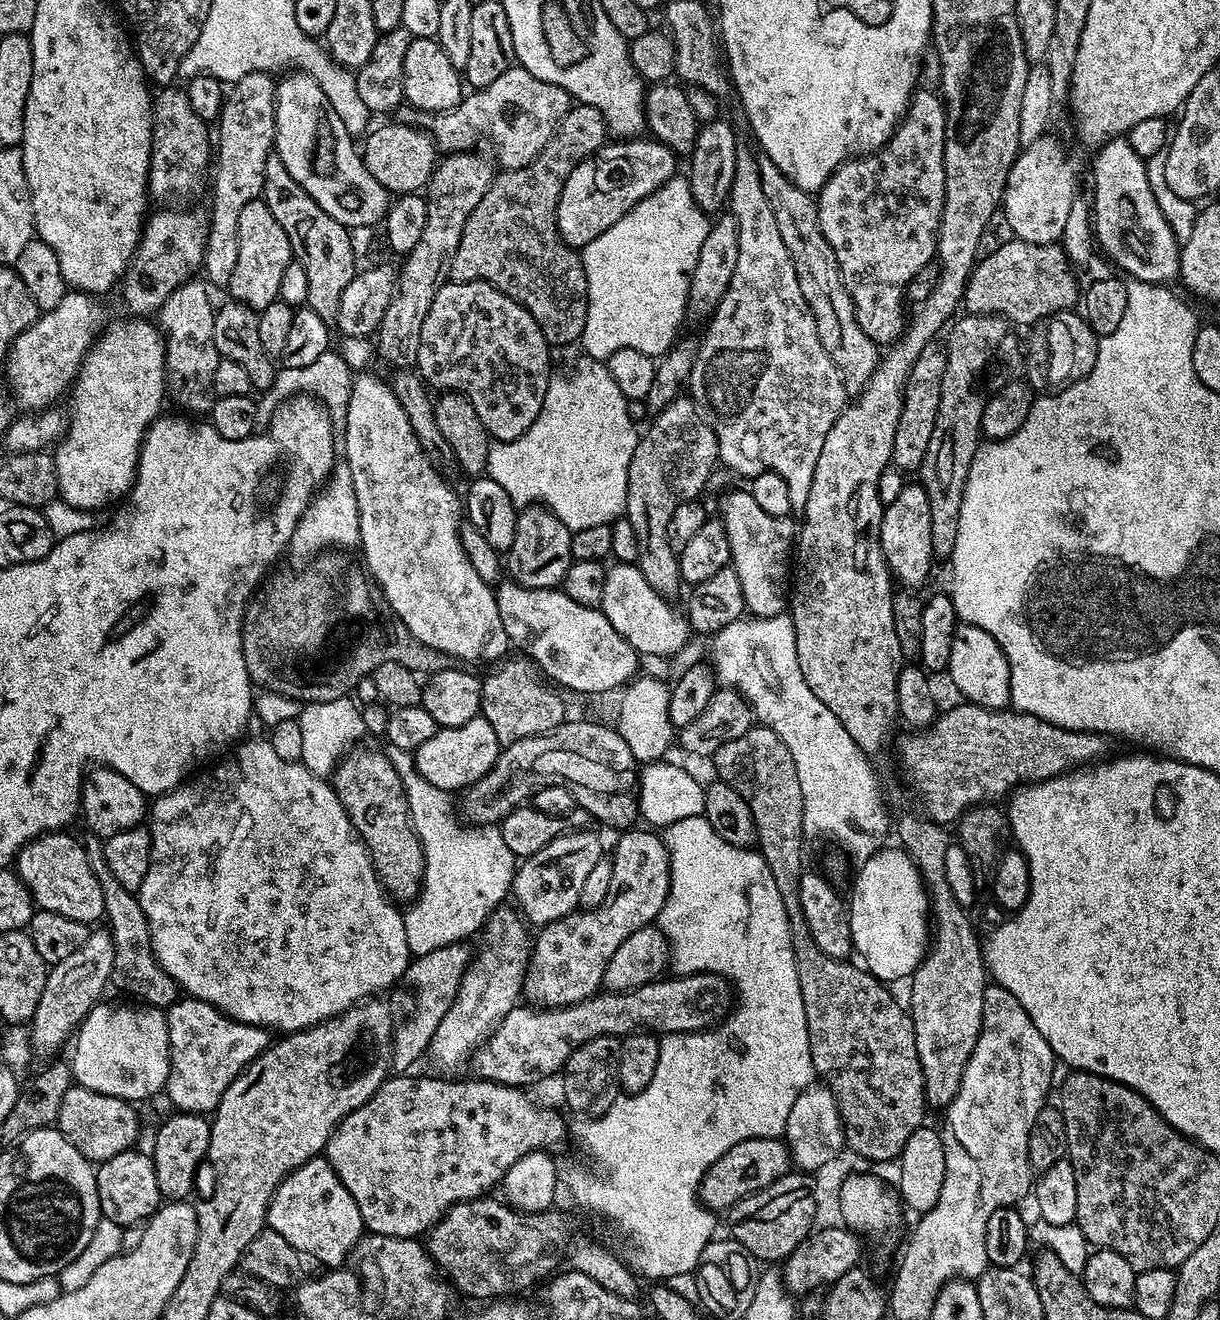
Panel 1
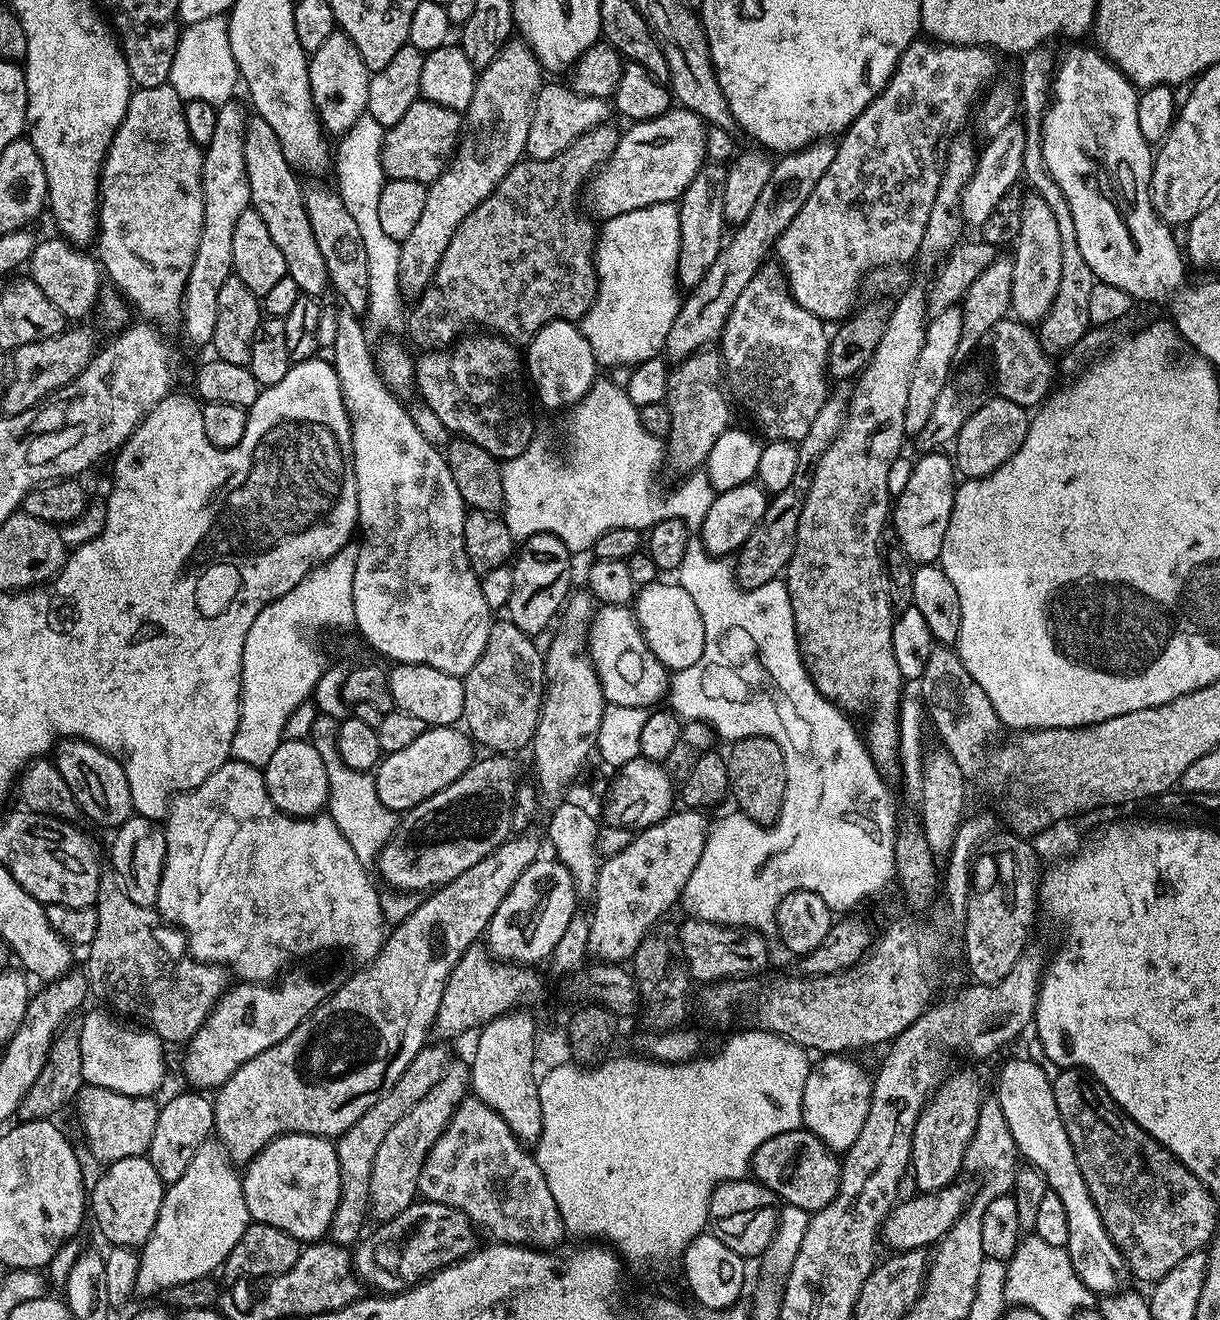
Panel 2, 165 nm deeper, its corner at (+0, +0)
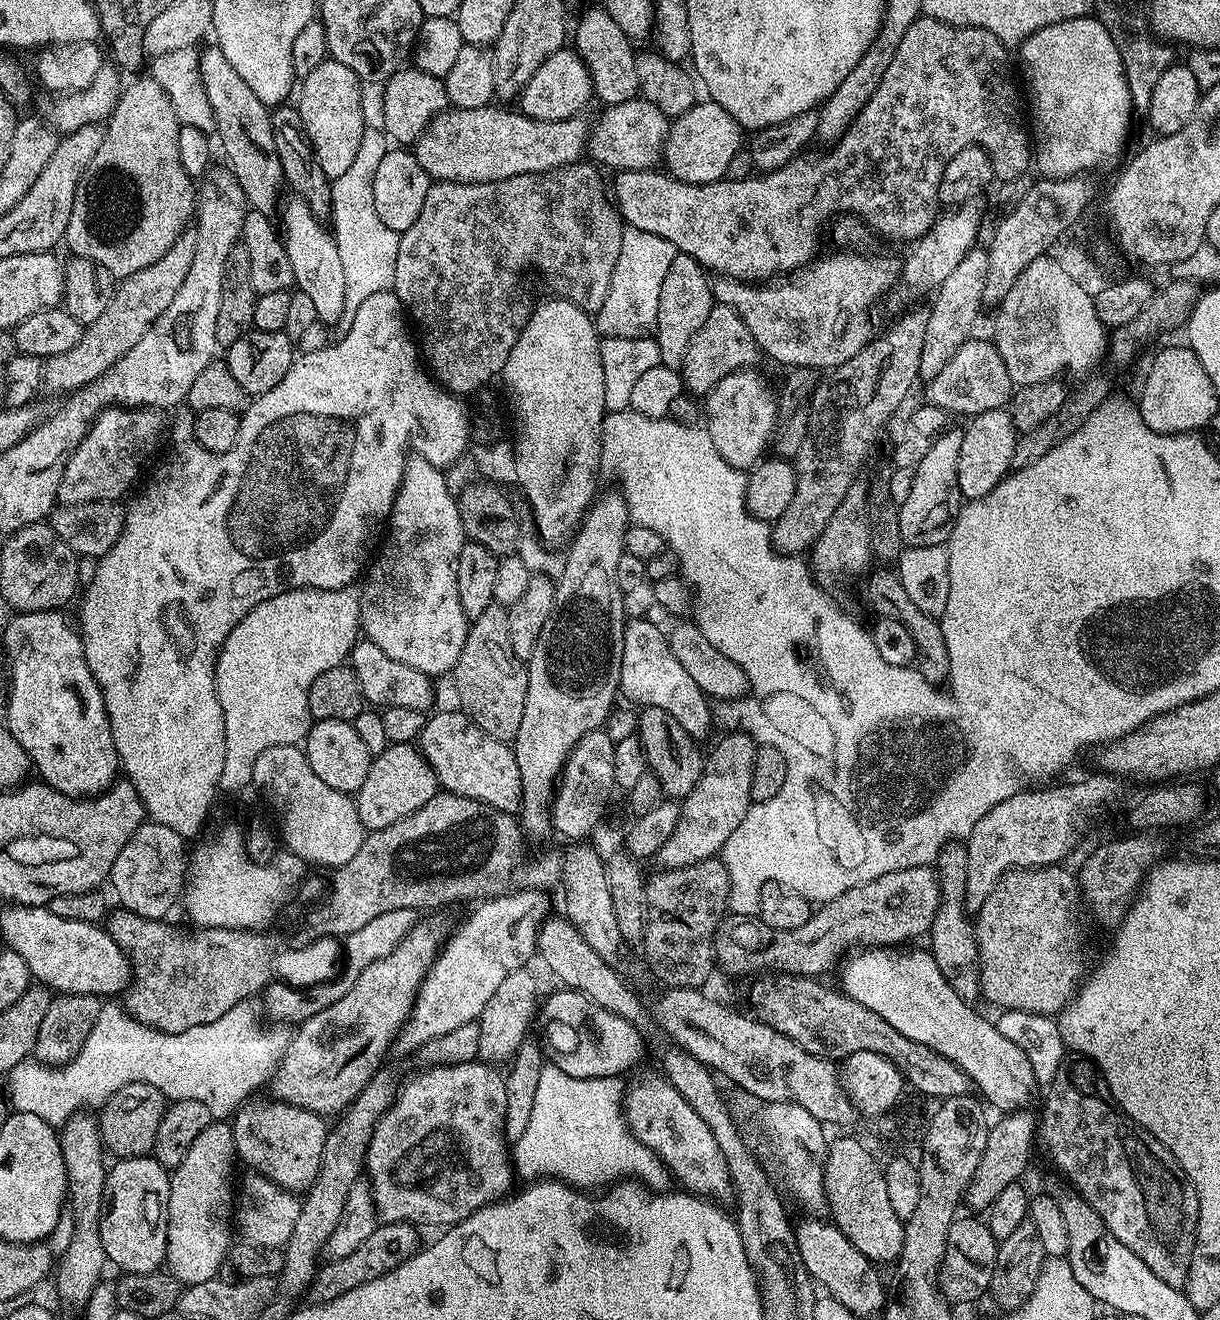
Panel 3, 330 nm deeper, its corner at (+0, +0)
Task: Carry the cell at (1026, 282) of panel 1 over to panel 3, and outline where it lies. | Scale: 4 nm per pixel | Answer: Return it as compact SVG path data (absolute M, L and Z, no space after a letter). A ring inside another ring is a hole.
M828 256L817 258L807 267L794 271L778 282L747 283L736 279L716 278L712 280L712 299L717 304L733 308L746 322L750 334L754 334L756 345L765 357L789 364L792 370L828 368L835 370L850 358L858 355L870 343L868 336L868 307L894 284L894 268L888 260L866 260L860 256Z

